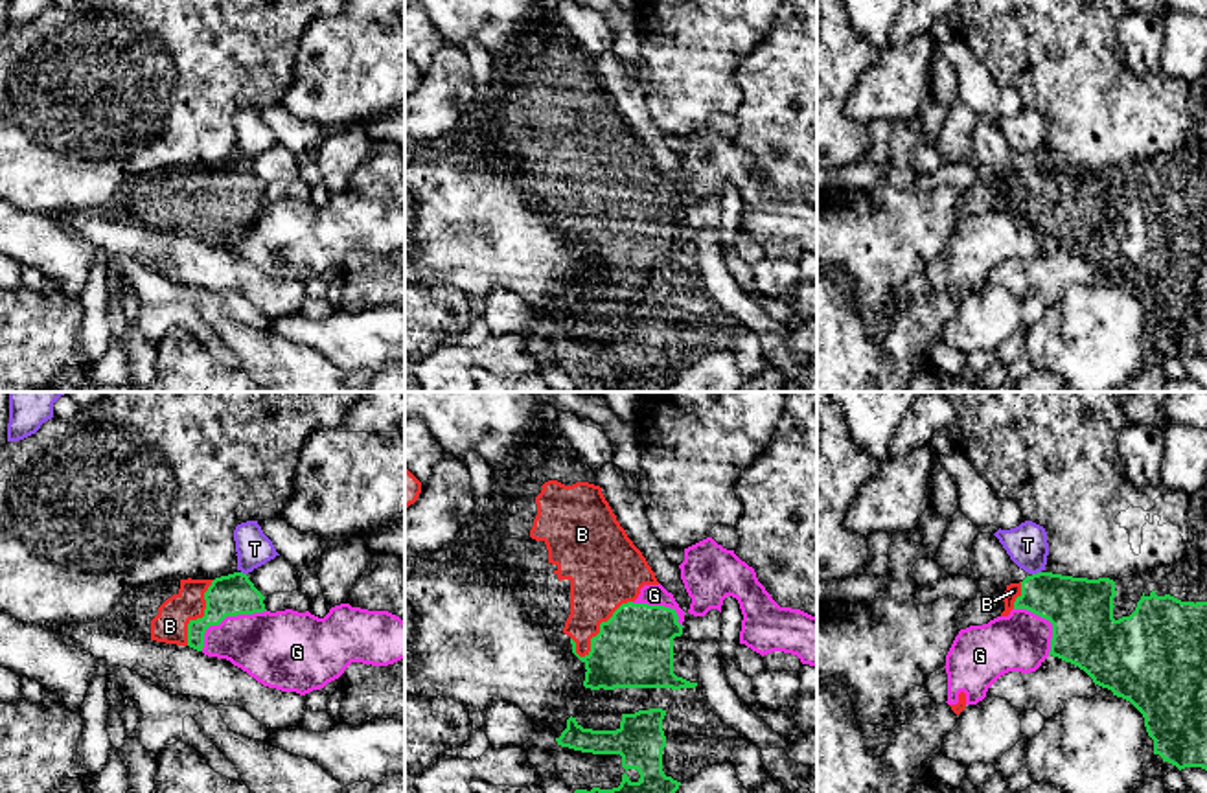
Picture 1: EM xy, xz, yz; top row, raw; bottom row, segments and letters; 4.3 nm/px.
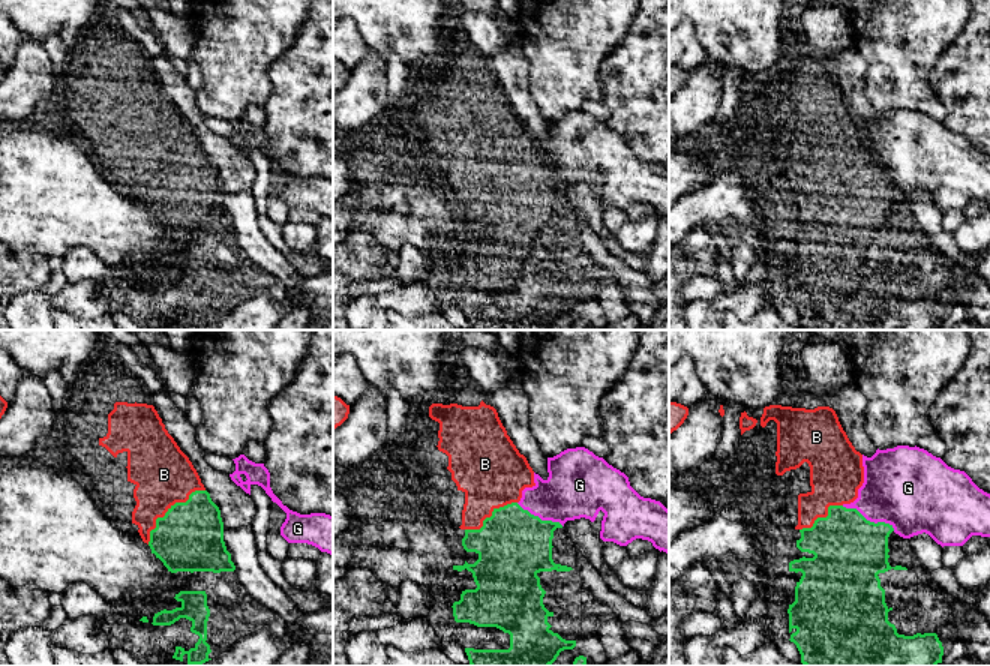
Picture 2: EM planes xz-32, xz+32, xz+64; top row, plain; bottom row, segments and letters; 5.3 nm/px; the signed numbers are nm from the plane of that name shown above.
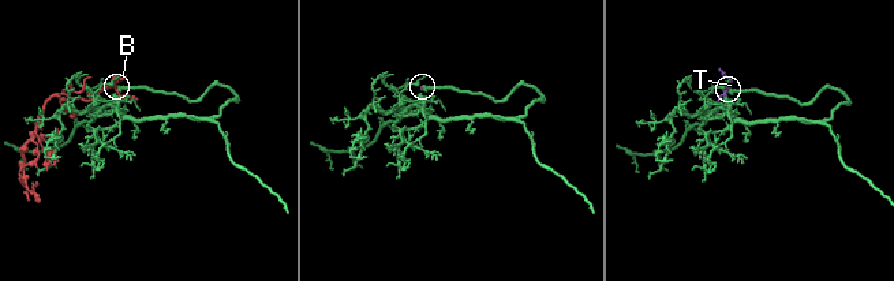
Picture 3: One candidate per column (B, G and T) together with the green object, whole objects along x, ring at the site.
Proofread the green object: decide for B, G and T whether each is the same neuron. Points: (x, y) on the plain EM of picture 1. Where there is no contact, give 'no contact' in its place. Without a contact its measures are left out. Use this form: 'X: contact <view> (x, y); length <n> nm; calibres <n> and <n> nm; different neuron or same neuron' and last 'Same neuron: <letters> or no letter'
B: contact xz (600, 218); length 340 nm; calibres 340 and 320 nm; different neuron
G: contact xy (225, 205); length 340 nm; calibres 180 and 320 nm; different neuron
T: contact yz (1038, 160); length 40 nm; calibres 280 and 180 nm; different neuron
Same neuron: no letter

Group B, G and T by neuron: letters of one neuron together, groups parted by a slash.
B G / T

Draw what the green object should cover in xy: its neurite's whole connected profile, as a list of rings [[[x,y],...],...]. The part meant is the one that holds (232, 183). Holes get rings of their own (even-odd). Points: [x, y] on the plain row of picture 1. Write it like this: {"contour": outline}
{"contour": [[[243,160],[215,166],[204,180],[204,188],[204,204],[188,212],[188,234],[197,239],[202,239],[204,221],[210,213],[219,213],[226,204],[267,199],[265,184]]]}

